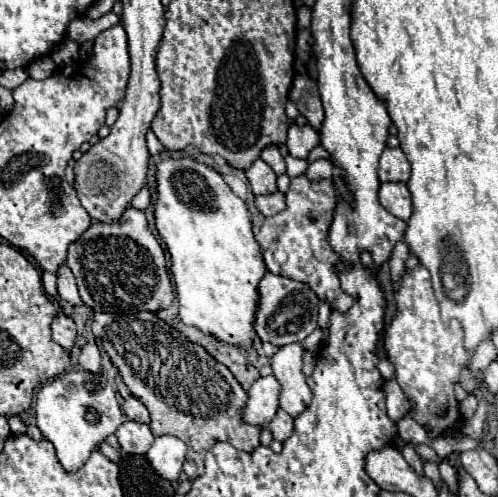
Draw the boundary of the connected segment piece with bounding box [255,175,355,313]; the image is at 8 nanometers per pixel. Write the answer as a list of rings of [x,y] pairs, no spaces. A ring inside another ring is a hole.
[[[299,175],[291,179],[291,187],[285,197],[287,197],[285,211],[273,217],[267,217],[259,233],[255,235],[263,249],[267,271],[307,283],[317,293],[319,299],[329,301],[333,309],[345,313],[355,303],[355,299],[341,291],[337,269],[347,265],[339,261],[339,255],[333,253],[331,245],[327,243],[327,233],[333,221],[335,205],[341,199],[349,199],[349,193],[343,181],[339,177],[309,181],[305,175]]]

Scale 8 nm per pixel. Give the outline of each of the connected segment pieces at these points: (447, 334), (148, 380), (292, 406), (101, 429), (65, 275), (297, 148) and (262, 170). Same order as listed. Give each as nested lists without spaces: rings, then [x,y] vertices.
[[[423,265],[403,273],[395,303],[397,313],[385,329],[385,351],[395,365],[395,381],[413,401],[409,417],[419,425],[431,425],[441,435],[447,429],[453,429],[461,417],[453,385],[459,381],[461,367],[467,367],[473,355],[463,347],[463,329],[459,321],[451,319],[445,323],[441,319],[439,303],[431,287],[431,275]]]
[[[93,311],[91,329],[111,363],[119,369],[129,391],[149,409],[151,433],[155,437],[175,435],[187,443],[189,451],[183,471],[191,481],[205,473],[205,453],[217,441],[227,441],[247,453],[259,447],[261,427],[243,421],[247,393],[233,373],[215,361],[201,345],[191,343],[149,311],[139,313],[139,319],[119,319],[111,313]]]
[[[299,343],[285,345],[271,357],[273,375],[281,383],[279,403],[281,409],[291,417],[303,413],[313,397],[311,387],[307,385],[307,379],[301,371],[301,357],[303,357],[303,347]]]
[[[81,369],[65,373],[39,389],[35,399],[35,419],[43,437],[53,443],[61,467],[71,473],[85,465],[91,451],[95,451],[107,435],[117,431],[123,423],[123,413],[111,383],[99,373]]]
[[[67,265],[59,267],[59,275],[57,275],[57,291],[59,297],[71,305],[83,305],[79,293],[77,293],[77,285],[75,285],[75,277],[71,273],[71,269]]]
[[[291,125],[289,127],[289,135],[287,135],[287,147],[291,157],[297,159],[307,159],[309,151],[315,149],[319,145],[319,133],[311,127],[311,125]]]
[[[257,159],[249,169],[245,169],[245,175],[247,175],[251,191],[255,195],[267,195],[267,193],[277,191],[277,183],[275,183],[277,175],[263,159]]]

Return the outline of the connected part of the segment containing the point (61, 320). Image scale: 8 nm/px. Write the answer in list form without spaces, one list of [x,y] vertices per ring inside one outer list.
[[[59,313],[55,319],[53,319],[53,339],[55,343],[59,343],[67,353],[71,353],[73,345],[75,345],[75,337],[77,337],[77,331],[75,331],[75,323],[71,317]]]

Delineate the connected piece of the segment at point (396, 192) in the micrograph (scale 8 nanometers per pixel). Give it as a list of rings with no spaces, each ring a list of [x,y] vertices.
[[[381,183],[379,203],[395,217],[407,221],[411,217],[411,195],[405,183]]]

